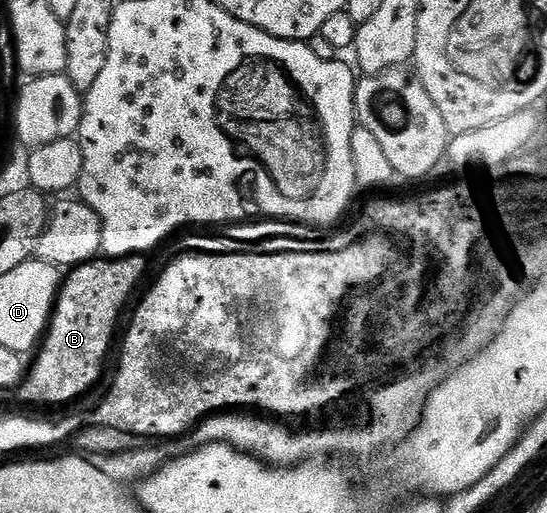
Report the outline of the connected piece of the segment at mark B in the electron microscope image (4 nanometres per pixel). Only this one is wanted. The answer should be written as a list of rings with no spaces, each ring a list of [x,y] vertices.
[[[122,255],[119,259],[96,257],[90,263],[81,263],[66,272],[55,297],[51,322],[47,324],[46,332],[34,356],[35,364],[26,368],[23,381],[17,388],[21,402],[71,403],[74,399],[81,398],[98,381],[99,374],[103,371],[103,362],[107,359],[107,350],[111,347],[111,338],[115,335],[115,326],[119,323],[119,314],[147,271],[145,260],[143,255]]]

